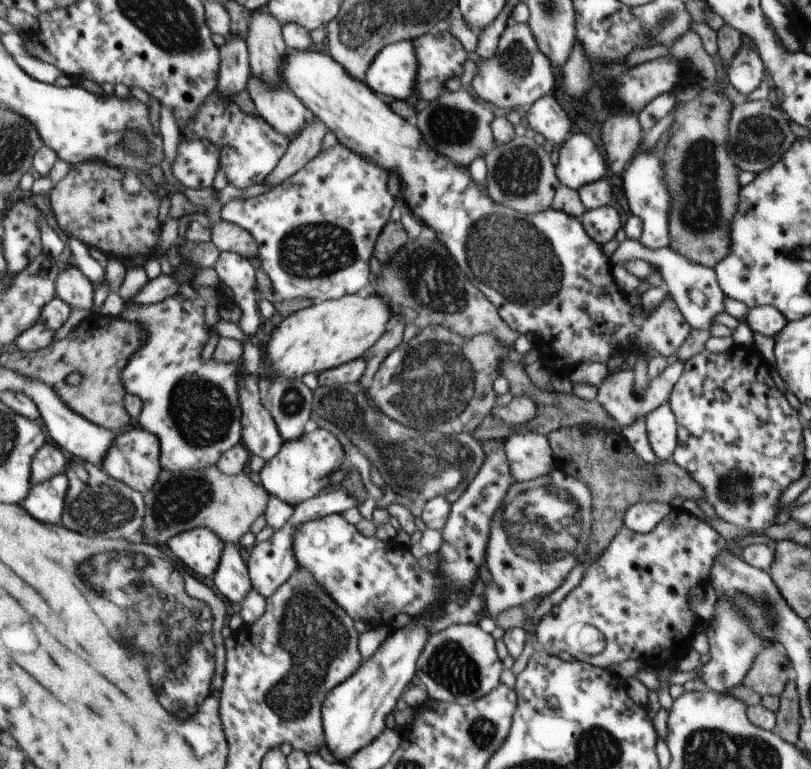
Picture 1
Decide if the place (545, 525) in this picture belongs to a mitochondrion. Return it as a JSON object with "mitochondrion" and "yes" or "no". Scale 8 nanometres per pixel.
{"mitochondrion":"yes"}

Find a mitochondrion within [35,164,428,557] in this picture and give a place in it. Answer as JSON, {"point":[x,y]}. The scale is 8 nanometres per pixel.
{"point":[302,251]}

